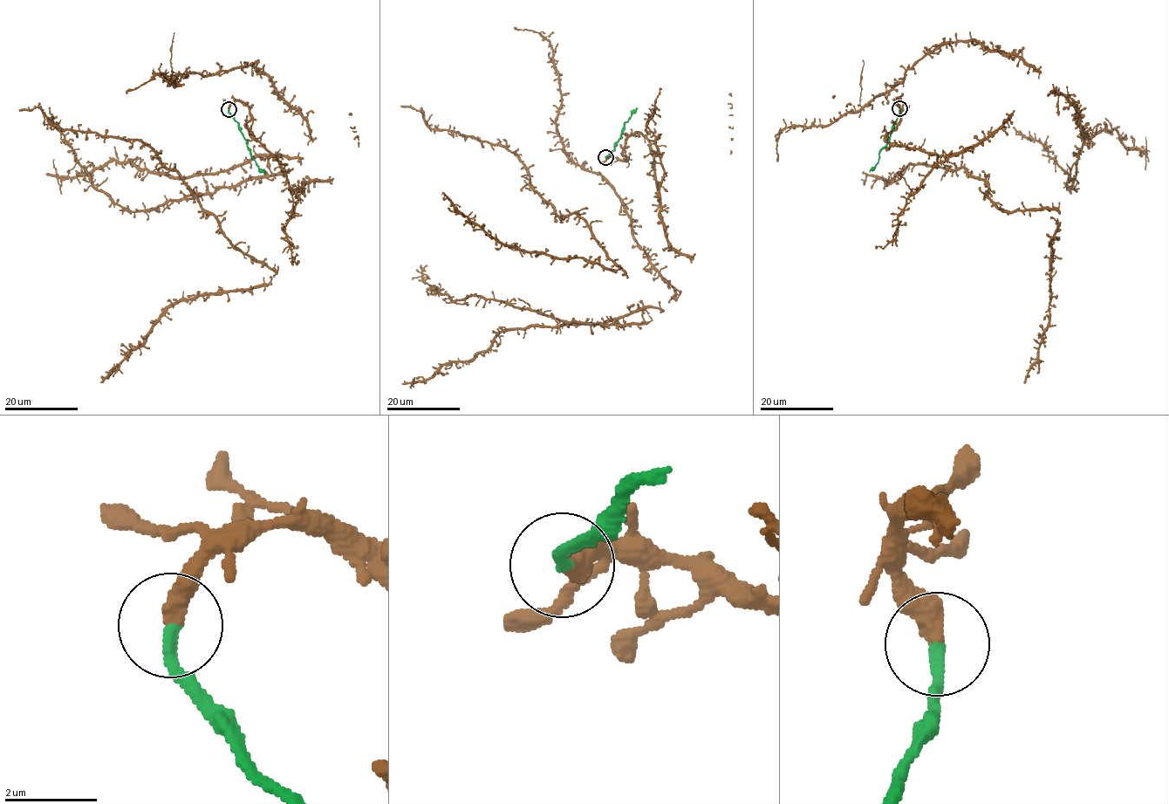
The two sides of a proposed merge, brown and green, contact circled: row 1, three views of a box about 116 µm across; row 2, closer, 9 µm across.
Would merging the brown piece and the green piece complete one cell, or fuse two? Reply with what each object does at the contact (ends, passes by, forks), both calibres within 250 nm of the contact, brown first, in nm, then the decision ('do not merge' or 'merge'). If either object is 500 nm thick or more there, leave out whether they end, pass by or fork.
brown ends there; green ends there; 440 nm thick on the brown side, 260 nm on the other; do not merge

